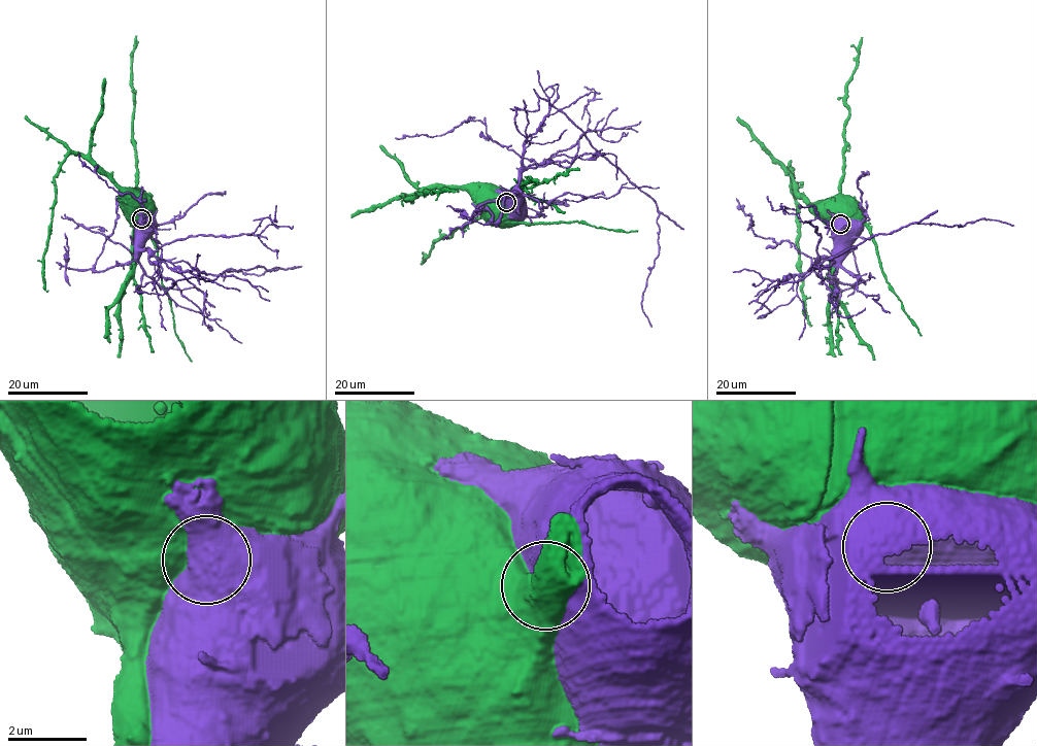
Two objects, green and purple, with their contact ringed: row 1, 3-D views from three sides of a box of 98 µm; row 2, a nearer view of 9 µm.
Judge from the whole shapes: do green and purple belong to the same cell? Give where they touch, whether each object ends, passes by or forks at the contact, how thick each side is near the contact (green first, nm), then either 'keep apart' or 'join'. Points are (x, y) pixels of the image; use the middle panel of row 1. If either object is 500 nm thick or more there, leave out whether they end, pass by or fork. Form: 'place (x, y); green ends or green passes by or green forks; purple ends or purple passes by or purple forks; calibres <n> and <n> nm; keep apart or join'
place (506, 202); calibres 750 and 1100 nm; keep apart

